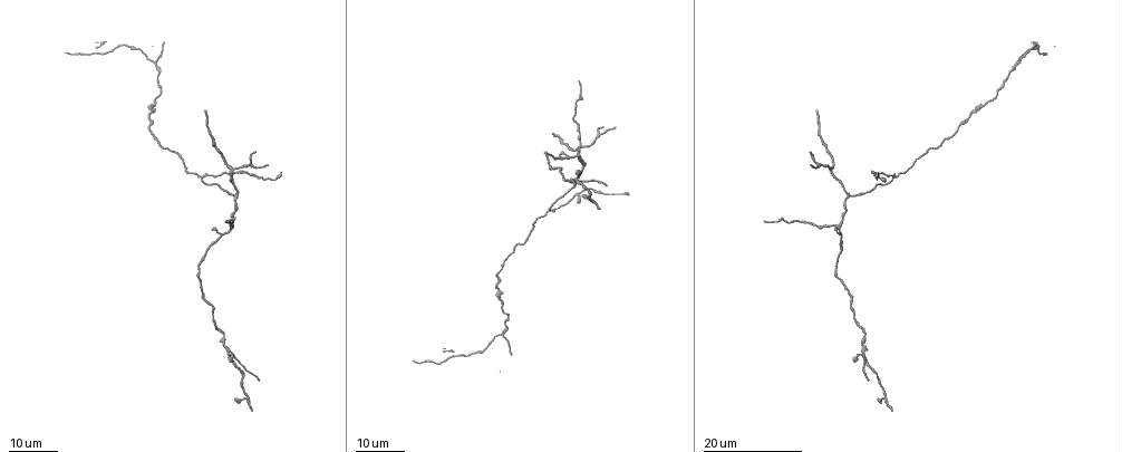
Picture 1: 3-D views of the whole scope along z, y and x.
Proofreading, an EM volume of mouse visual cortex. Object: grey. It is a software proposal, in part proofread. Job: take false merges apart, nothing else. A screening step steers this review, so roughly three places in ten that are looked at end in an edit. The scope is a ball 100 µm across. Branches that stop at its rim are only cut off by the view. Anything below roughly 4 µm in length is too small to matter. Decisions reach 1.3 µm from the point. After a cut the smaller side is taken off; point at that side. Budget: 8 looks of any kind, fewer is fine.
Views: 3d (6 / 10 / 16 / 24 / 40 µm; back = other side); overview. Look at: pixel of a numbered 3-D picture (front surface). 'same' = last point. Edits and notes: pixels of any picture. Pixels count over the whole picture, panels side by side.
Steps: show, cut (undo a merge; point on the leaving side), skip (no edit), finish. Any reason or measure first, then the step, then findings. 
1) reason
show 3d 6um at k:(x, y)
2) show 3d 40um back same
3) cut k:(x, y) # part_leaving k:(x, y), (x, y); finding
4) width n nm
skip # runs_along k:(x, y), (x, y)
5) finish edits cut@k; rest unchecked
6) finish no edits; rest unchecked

three arms meet
show 3d 16um at 1:(580, 156)

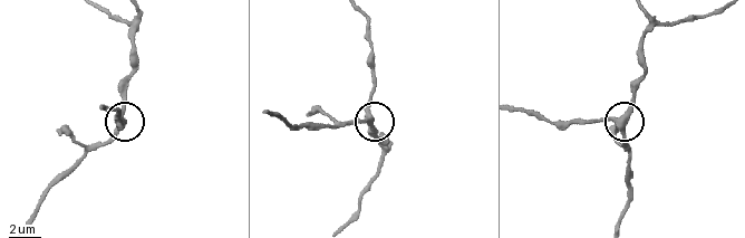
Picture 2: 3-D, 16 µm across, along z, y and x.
show 3d 6um at 2:(370, 116)

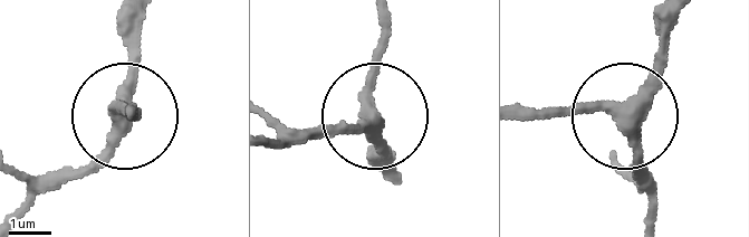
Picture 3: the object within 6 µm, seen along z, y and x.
width 320 nm
skip # runs_along 3:(675, 15), (665, 67), (626, 107), (519, 111); all the same cell

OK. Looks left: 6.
three-way junction
show 3d 16um at 1:(238, 193)

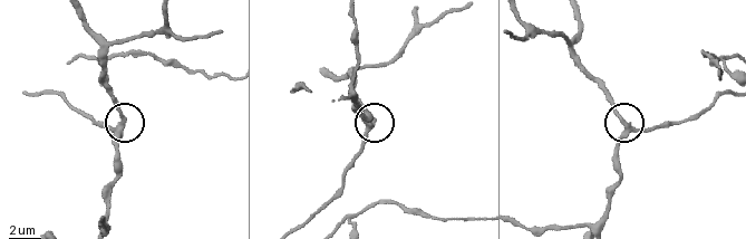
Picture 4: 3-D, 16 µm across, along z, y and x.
zoom in
show 3d 10um at 4:(368, 125)

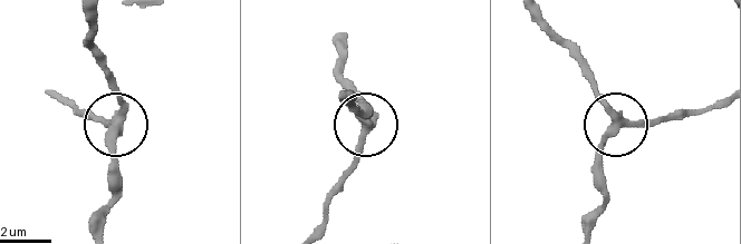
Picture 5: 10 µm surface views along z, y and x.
width 300 nm
skip # runs_along 5:(56, 95), (75, 111), (112, 125), (119, 99), (107, 56); all the same cell

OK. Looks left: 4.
arms part here
show 3d 24um at 1:(203, 175)

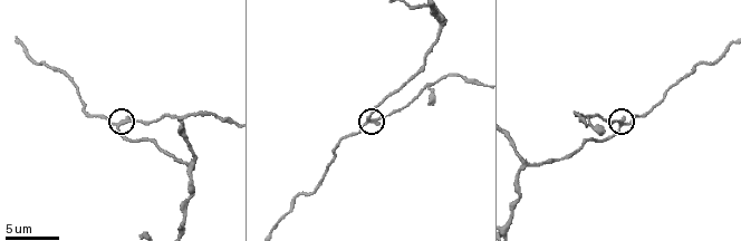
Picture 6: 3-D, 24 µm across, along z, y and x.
show 3d 6um at 6:(118, 123)

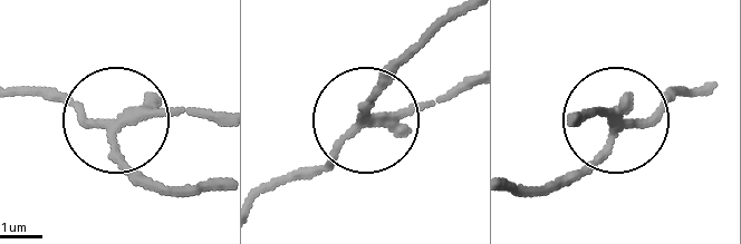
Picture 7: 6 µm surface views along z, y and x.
cut 7:(199, 109) # part_leaving 7:(141, 117), (222, 117); a second cell is stuck on

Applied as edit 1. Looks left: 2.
finish edits cut@7; rest unchecked

